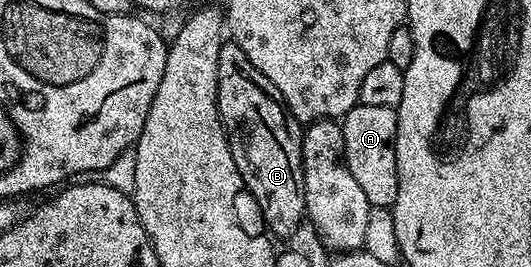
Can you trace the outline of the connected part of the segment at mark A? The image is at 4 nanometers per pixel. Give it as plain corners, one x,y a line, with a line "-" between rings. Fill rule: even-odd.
363,103
355,105
340,121
343,130
343,146
345,147
345,165
351,170
355,182
367,194
367,202
375,208
392,209
395,198
399,194
399,178
397,177
397,159
395,158
395,142
397,141
397,109
387,106
367,106

